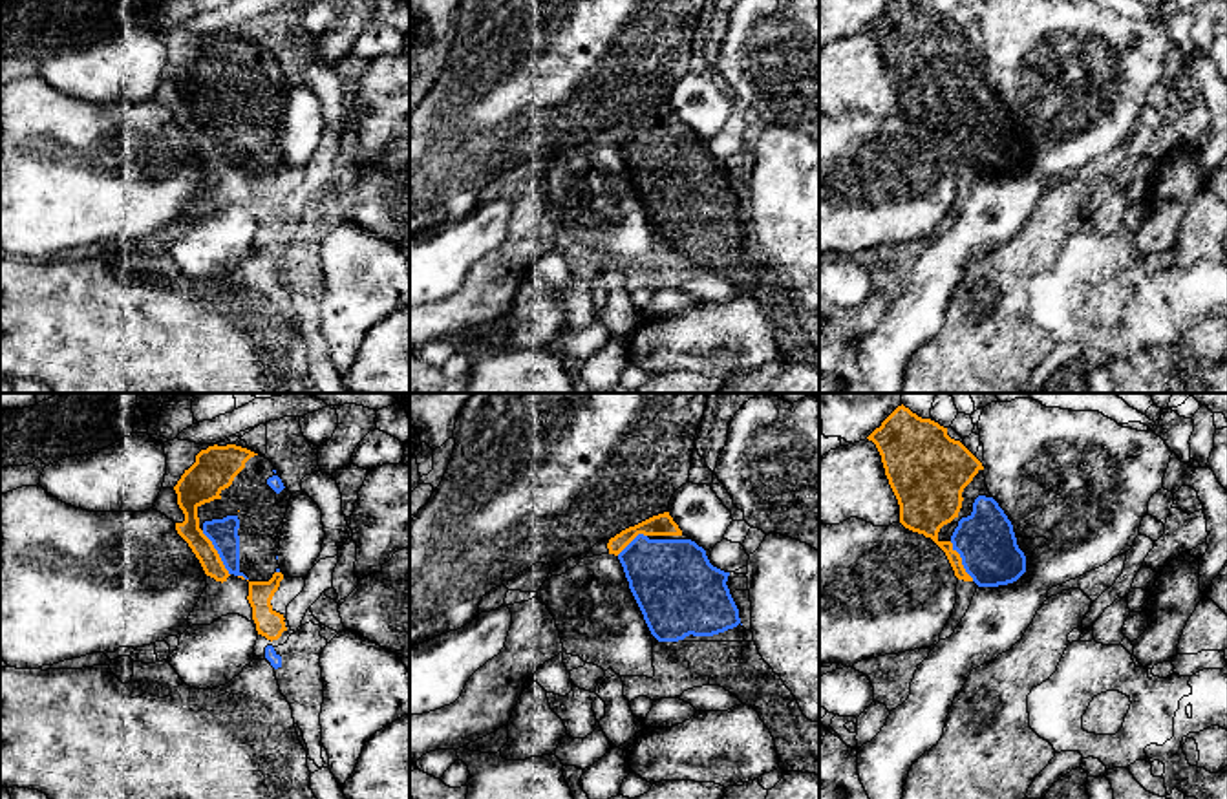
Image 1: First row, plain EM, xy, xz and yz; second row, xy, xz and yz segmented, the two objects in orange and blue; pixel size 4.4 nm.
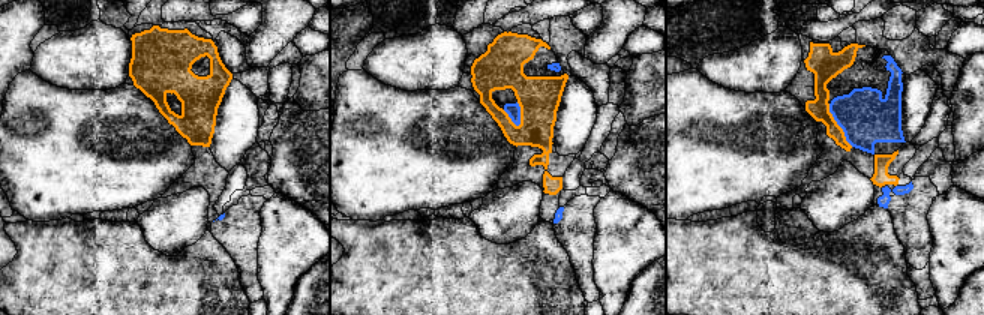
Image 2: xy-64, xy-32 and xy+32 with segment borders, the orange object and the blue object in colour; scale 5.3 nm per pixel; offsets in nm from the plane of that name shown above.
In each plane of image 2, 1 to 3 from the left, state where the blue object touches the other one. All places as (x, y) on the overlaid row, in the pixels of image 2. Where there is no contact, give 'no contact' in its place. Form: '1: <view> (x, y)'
1: no contact
2: xy-32 (510, 120)
3: xy+32 (837, 125)

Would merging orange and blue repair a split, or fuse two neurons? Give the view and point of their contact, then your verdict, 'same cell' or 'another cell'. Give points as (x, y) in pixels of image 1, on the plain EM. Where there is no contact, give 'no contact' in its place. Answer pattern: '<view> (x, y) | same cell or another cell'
xy (216, 143) | same cell

